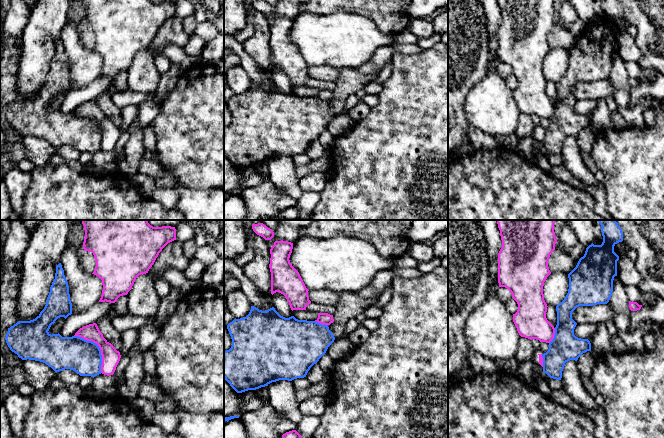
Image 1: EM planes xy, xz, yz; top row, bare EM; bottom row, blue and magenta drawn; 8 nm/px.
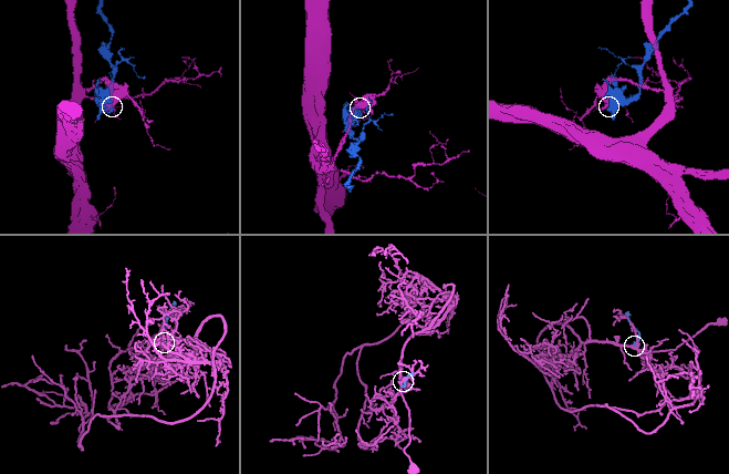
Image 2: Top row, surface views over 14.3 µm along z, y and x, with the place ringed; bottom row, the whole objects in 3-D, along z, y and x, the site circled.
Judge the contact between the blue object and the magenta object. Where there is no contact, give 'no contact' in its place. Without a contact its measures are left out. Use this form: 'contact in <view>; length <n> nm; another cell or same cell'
contact in xy; length 380 nm; another cell

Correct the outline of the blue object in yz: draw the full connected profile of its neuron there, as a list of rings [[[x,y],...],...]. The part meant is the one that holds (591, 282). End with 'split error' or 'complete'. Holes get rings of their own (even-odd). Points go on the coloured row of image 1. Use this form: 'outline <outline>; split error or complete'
outline [[[615,220],[598,222],[602,227],[603,242],[601,245],[589,245],[584,256],[568,274],[568,293],[556,306],[555,335],[548,351],[542,354],[543,372],[556,380],[561,380],[566,362],[577,361],[583,353],[591,351],[588,339],[574,335],[577,323],[572,319],[572,312],[579,306],[607,304],[612,296],[619,260],[614,246],[623,241],[623,232]]]; complete

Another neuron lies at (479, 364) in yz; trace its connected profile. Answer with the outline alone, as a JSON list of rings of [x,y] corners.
[[[470,350],[467,355],[469,367],[472,368],[473,372],[478,373],[490,373],[500,374],[503,372],[502,367],[498,365],[495,360],[490,360],[474,351]]]

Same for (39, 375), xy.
[[[22,360],[21,366],[27,374],[28,383],[35,391],[44,391],[50,388],[50,382],[55,378],[56,372],[43,362],[35,360]]]

